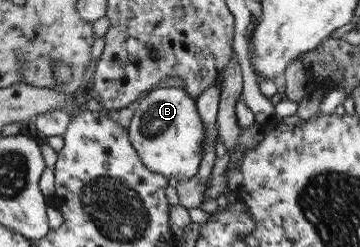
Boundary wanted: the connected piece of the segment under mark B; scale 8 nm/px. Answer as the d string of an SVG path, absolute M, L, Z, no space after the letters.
M177 87L152 90L139 101L131 117L128 135L149 170L163 174L169 183L177 183L199 173L207 135L196 100L187 91Z

